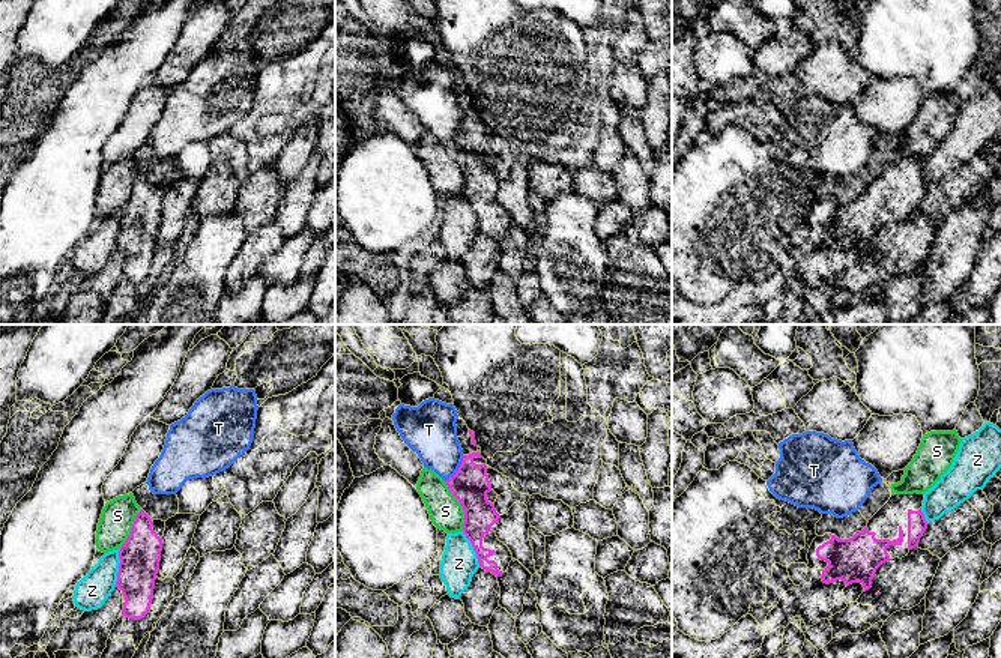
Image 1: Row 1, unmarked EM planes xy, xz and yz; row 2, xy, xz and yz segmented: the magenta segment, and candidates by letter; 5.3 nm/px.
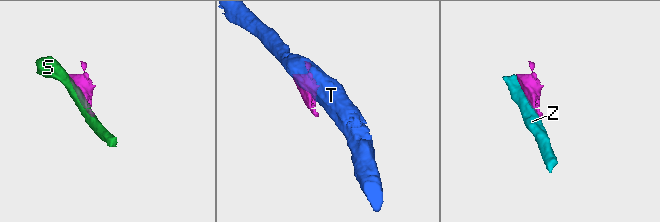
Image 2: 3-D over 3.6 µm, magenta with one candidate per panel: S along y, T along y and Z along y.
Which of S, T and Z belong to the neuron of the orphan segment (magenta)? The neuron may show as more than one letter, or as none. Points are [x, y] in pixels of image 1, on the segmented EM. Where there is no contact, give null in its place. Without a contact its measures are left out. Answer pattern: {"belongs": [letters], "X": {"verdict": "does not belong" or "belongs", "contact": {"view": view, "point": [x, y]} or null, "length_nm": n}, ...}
{"belongs": [], "S": {"verdict": "does not belong", "contact": {"view": "xz", "point": [462, 507]}, "length_nm": 300}, "T": {"verdict": "does not belong", "contact": {"view": "xz", "point": [459, 469]}, "length_nm": 170}, "Z": {"verdict": "does not belong", "contact": {"view": "xy", "point": [119, 568]}, "length_nm": 200}}

